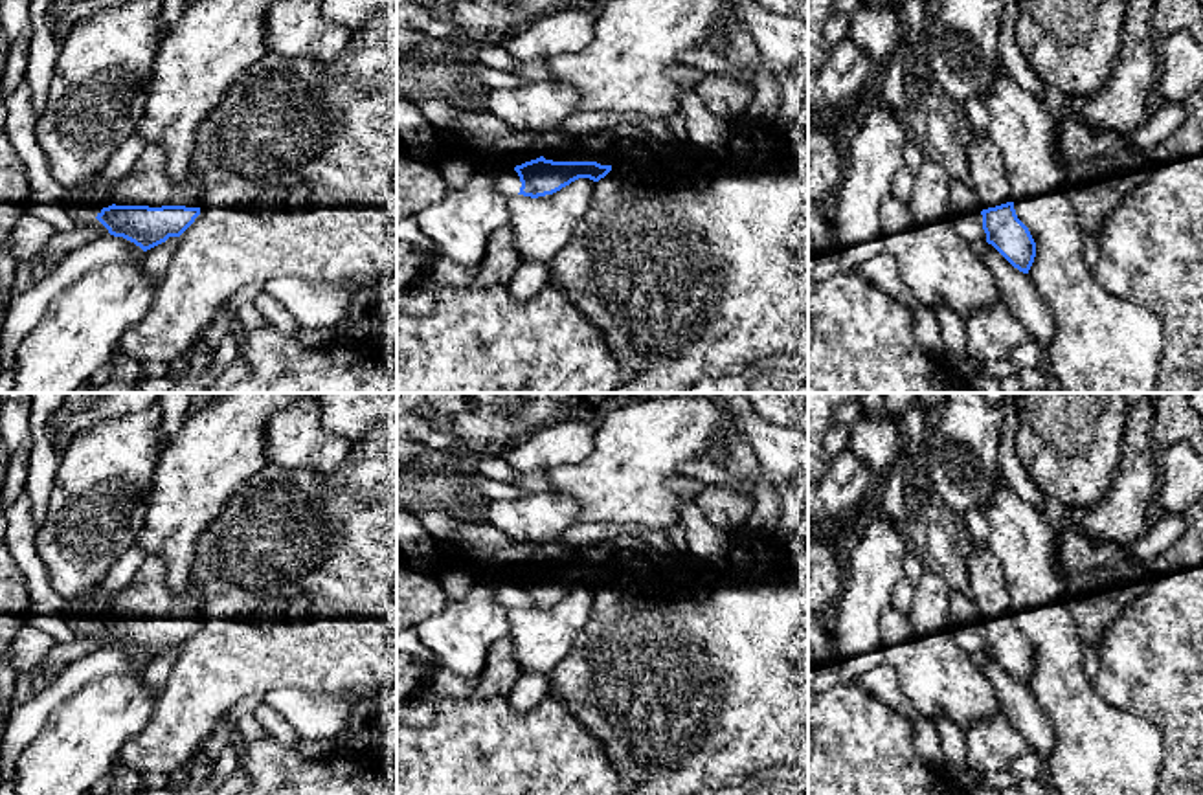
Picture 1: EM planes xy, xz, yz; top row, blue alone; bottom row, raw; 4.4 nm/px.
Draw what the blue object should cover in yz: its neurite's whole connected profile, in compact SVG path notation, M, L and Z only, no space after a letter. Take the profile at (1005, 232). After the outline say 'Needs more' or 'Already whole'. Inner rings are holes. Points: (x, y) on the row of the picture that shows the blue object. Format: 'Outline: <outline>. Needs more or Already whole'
Outline: M973 132L964 160L970 171L970 185L981 204L986 242L1014 268L1029 274L1036 257L1036 242L1016 215L999 149L990 138Z. Needs more

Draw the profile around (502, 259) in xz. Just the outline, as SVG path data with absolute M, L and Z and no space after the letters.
M511 226L501 228L490 235L474 283L478 286L507 285L522 263L523 259L512 242Z

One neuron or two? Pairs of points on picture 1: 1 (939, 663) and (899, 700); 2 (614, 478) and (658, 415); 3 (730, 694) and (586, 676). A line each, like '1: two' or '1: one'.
1: two
2: one
3: one

